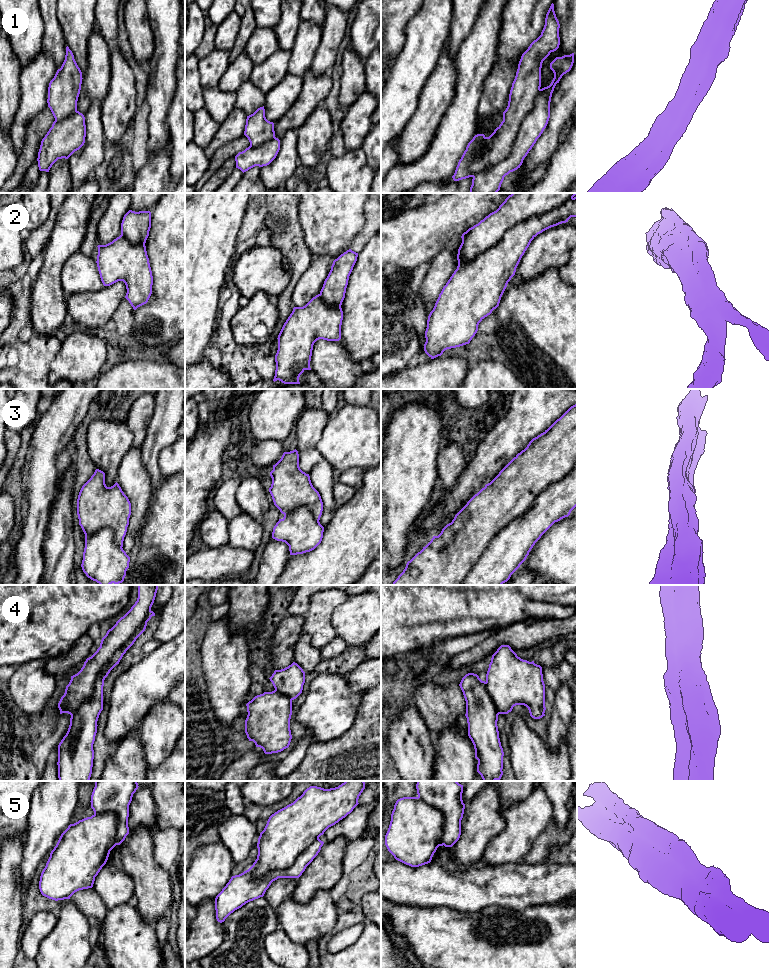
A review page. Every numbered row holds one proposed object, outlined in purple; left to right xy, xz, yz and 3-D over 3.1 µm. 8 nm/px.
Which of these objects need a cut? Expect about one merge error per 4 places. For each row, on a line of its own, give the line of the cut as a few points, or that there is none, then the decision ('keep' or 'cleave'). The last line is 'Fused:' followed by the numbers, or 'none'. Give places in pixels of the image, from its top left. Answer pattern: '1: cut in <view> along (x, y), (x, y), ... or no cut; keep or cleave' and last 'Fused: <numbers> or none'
1: cut in yz along (540, 89), (533, 108), (518, 129), (511, 152), (473, 177); cleave
2: no cut; keep
3: cut in yz along (576, 461), (525, 512), (492, 538), (460, 584); cleave
4: no cut; keep
5: no cut; keep
Fused: 1, 3

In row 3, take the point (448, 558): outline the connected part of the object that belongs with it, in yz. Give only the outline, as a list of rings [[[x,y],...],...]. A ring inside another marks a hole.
[[[577,404],[571,406],[547,430],[533,438],[527,447],[518,453],[488,484],[475,494],[455,515],[438,536],[423,547],[410,561],[392,585],[461,585],[492,538],[506,525],[526,513],[536,497],[563,479],[577,463]]]

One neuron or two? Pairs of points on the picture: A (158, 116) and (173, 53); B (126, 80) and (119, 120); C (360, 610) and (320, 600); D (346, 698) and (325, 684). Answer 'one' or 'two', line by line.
A: one
B: one
C: two
D: one

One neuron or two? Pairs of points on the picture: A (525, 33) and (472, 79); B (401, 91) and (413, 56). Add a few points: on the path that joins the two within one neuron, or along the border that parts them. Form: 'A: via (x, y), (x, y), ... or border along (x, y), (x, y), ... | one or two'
A: border along (500, 34), (497, 60), (486, 78) | two
B: via (405, 82), (413, 65) | one

